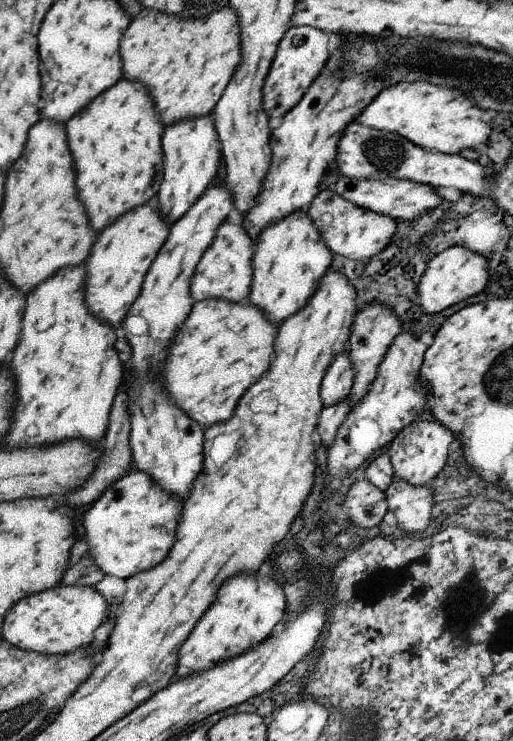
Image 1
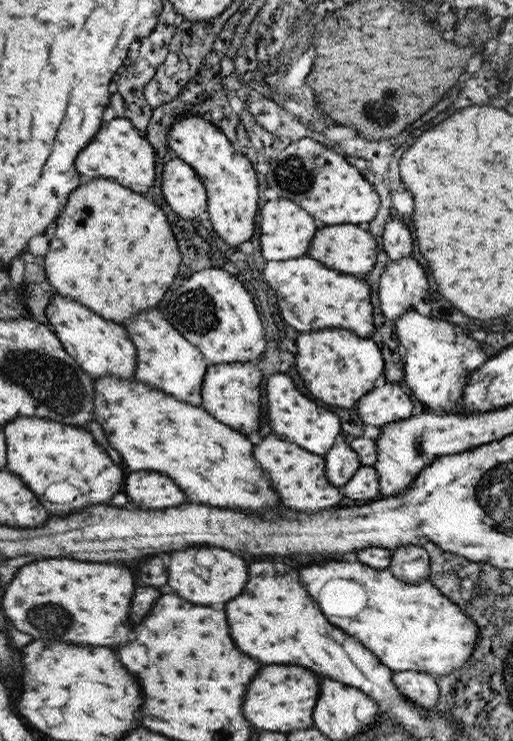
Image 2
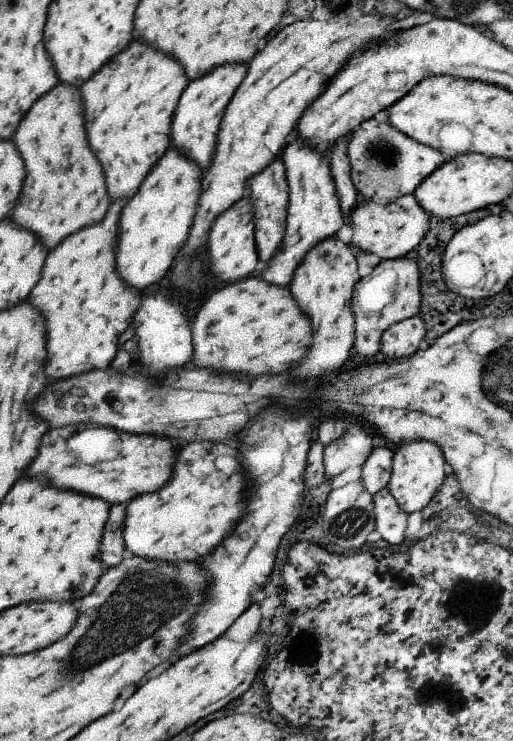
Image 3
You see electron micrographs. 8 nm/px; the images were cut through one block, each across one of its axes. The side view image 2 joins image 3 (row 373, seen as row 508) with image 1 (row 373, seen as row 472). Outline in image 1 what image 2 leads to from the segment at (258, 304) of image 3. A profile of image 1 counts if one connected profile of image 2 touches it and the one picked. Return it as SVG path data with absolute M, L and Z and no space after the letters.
M217 298L195 302L189 318L185 320L185 326L177 330L177 338L173 340L173 346L167 354L167 364L163 368L163 386L167 388L171 402L179 410L185 410L185 414L189 414L189 418L201 426L231 418L237 398L267 370L267 364L271 362L269 356L273 352L275 332L277 326L271 324L259 308L247 302L233 304Z

